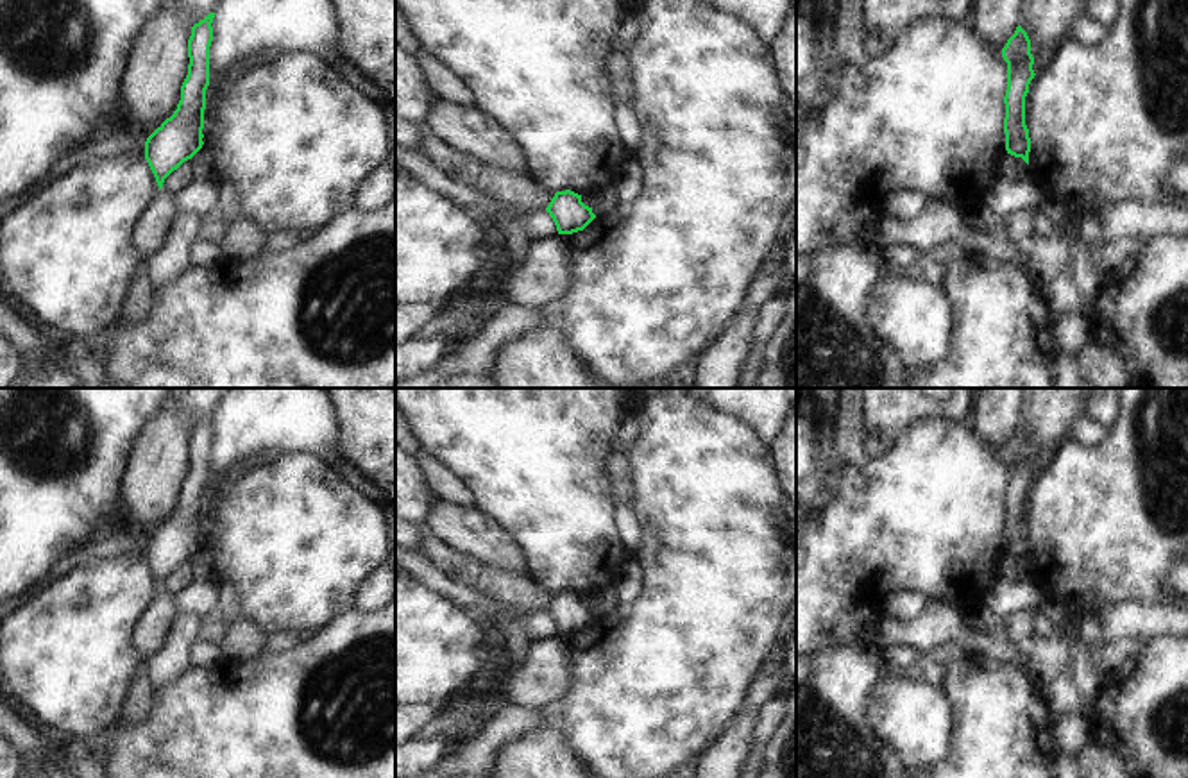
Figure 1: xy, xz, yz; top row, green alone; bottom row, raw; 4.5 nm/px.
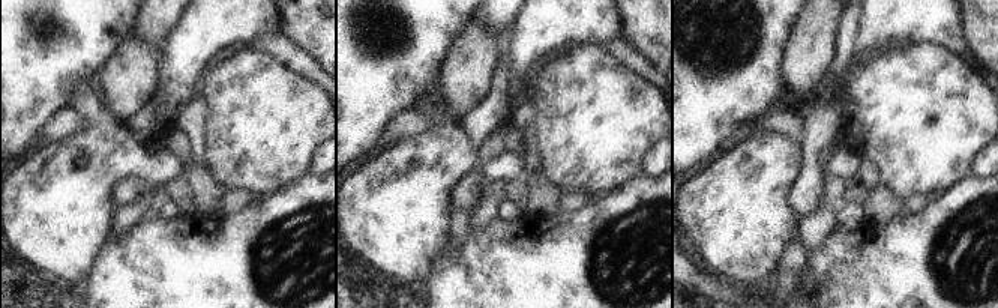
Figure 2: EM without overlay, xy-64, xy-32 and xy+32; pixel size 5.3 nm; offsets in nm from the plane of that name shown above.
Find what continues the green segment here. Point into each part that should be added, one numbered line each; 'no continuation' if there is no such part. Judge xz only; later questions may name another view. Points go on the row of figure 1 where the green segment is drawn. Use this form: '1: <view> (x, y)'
no continuation.

